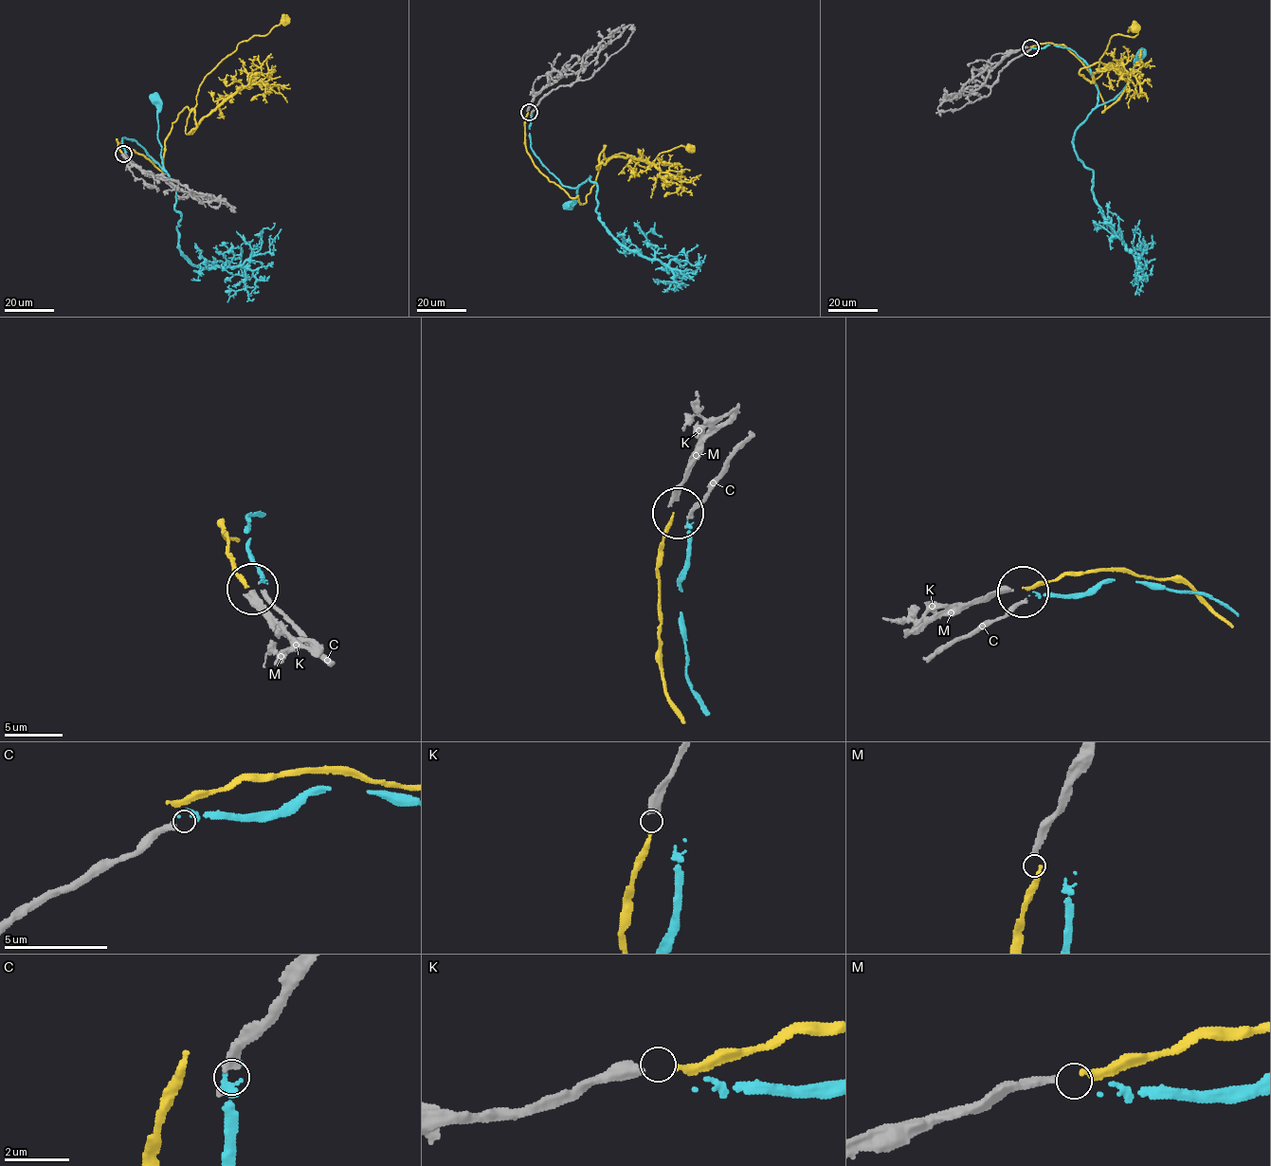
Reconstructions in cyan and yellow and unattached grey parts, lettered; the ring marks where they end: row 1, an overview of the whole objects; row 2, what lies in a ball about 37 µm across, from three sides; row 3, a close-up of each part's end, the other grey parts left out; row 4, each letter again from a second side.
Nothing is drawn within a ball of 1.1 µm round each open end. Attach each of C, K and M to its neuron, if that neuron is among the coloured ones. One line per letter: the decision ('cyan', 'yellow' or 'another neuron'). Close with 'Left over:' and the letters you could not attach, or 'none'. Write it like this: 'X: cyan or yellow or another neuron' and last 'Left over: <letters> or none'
C: cyan
K: yellow
M: another neuron
Left over: M

